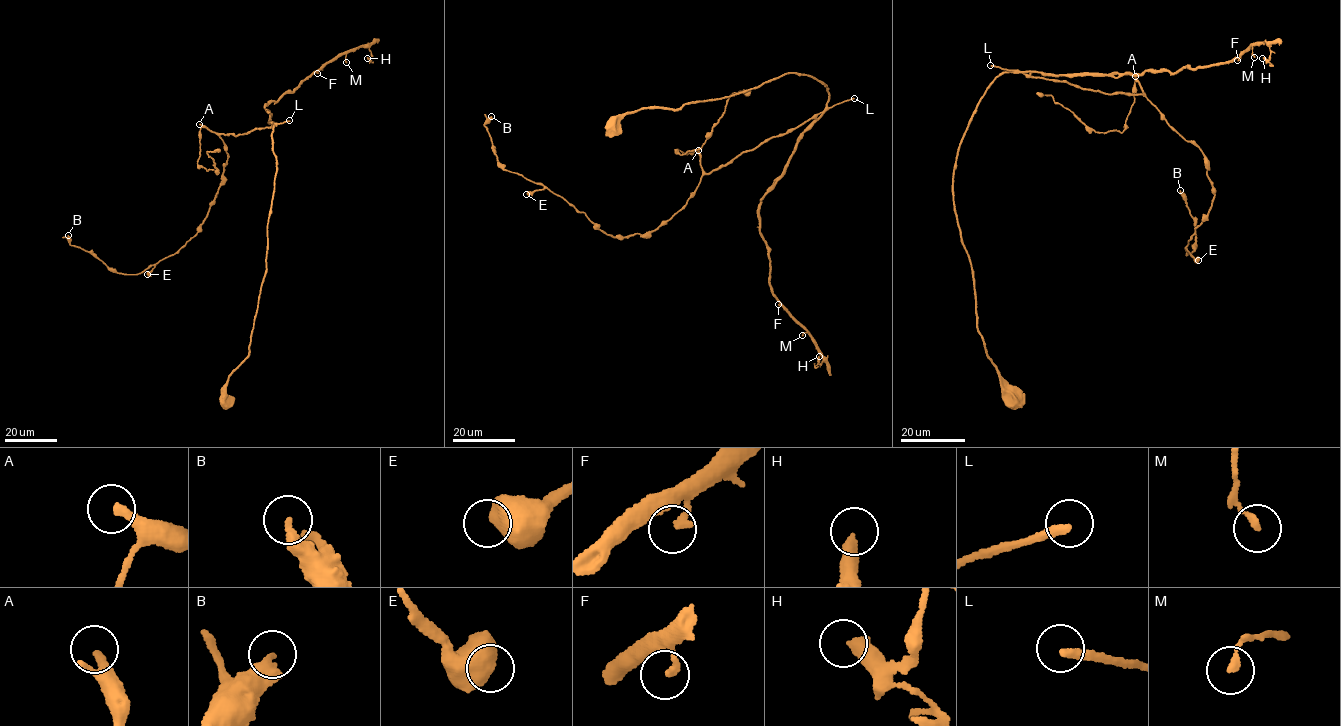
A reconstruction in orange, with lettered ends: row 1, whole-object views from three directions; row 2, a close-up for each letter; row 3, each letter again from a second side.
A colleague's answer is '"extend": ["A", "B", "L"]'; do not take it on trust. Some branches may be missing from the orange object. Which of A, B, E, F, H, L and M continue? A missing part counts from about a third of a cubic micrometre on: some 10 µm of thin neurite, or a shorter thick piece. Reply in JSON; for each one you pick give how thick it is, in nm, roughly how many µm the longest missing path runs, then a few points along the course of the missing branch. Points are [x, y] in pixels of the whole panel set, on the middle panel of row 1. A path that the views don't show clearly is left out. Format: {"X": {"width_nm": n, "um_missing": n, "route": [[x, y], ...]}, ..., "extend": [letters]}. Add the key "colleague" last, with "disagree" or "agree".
{"A": {"width_nm": 280, "um_missing": 250}, "B": {"width_nm": 360, "um_missing": 30}, "L": {"width_nm": 280, "um_missing": 170}, "extend": ["A", "B", "L"], "colleague": "agree"}

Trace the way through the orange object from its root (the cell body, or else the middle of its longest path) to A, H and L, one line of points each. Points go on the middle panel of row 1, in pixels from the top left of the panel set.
A: (613, 128), (642, 109), (729, 96), (792, 72), (826, 84), (822, 112), (708, 173), (698, 150)
H: (613, 128), (642, 109), (792, 72), (826, 84), (827, 110), (759, 210), (770, 291), (819, 356)
L: (613, 128), (642, 109), (677, 109), (729, 96), (792, 72), (826, 84), (828, 107), (854, 98)

